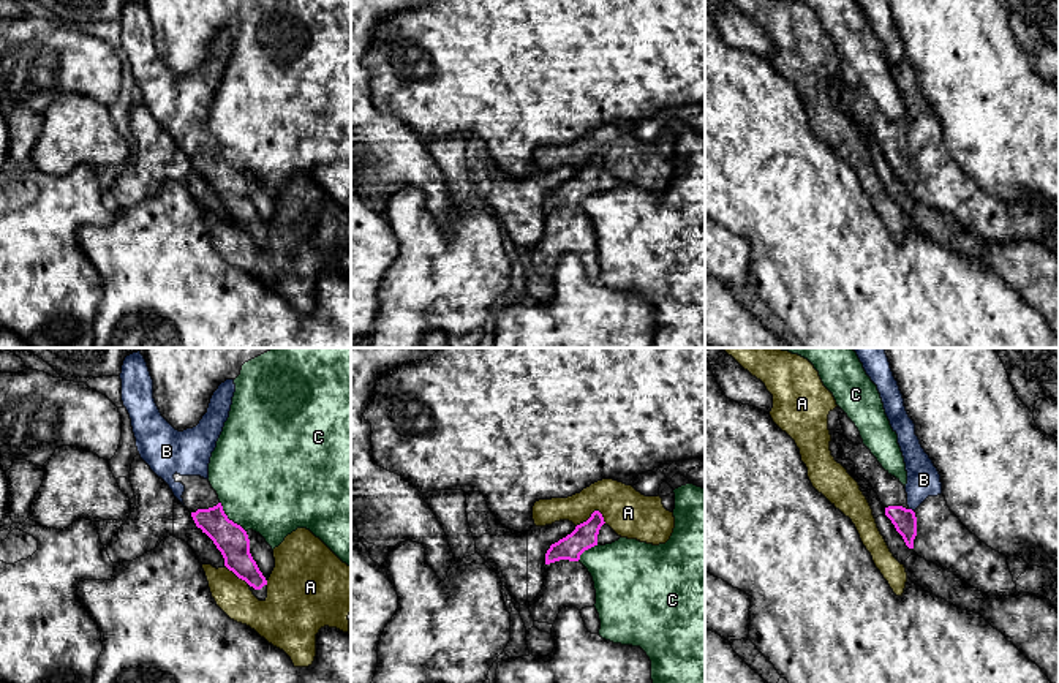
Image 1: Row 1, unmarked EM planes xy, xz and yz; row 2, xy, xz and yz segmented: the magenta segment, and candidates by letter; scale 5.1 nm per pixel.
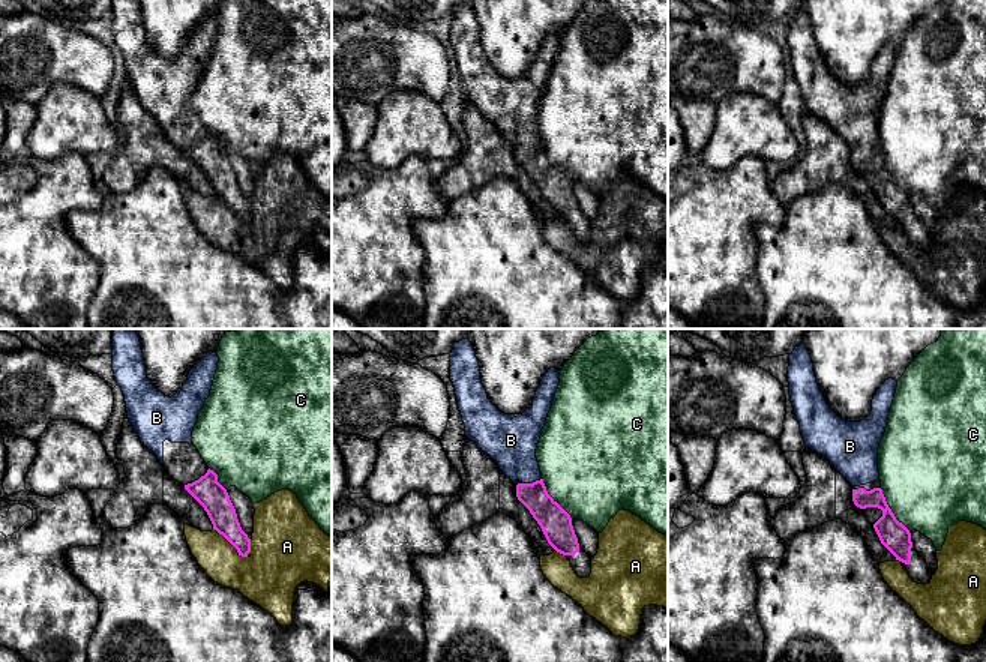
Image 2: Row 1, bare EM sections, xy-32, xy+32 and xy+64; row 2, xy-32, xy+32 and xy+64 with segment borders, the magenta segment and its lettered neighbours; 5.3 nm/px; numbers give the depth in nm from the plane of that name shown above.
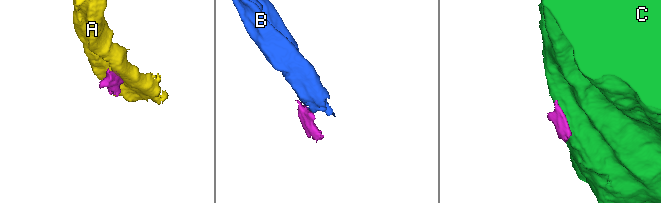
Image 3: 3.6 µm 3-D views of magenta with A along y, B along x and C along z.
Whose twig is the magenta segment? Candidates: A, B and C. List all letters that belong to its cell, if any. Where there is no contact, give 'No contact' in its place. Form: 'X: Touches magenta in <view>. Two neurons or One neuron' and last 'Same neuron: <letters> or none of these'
A: Touches magenta in xz. Two neurons
B: Touches magenta in yz. One neuron
C: Touches magenta in xy. Two neurons
Same neuron: B

